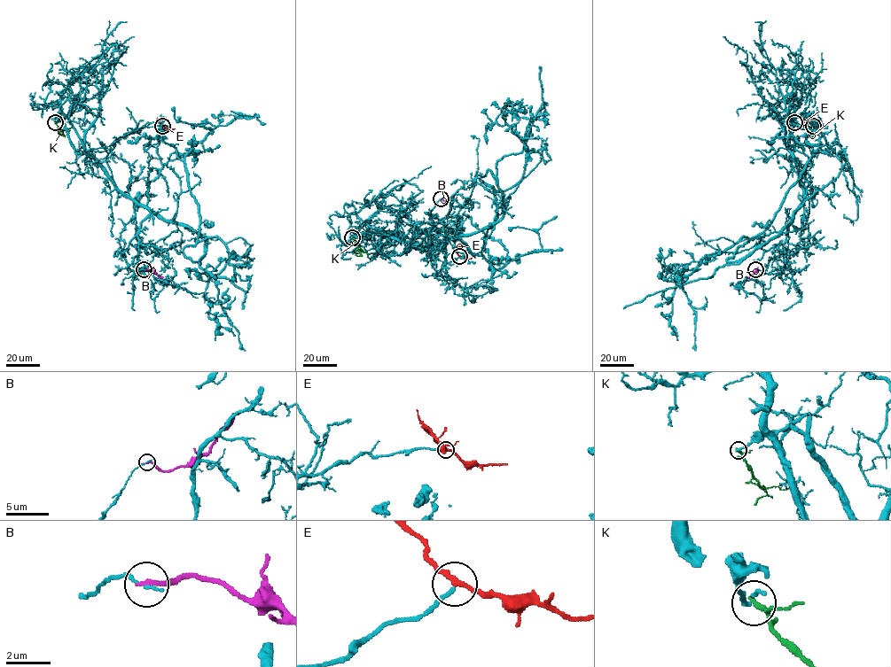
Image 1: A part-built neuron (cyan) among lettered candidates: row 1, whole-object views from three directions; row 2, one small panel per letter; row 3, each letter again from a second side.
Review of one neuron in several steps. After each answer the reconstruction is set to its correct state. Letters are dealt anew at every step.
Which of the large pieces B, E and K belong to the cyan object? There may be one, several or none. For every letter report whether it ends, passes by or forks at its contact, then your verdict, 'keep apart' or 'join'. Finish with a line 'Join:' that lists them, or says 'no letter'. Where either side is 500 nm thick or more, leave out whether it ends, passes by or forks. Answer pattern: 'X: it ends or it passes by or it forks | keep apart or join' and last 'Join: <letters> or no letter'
B: it ends | keep apart
E: it passes by | join
K: it passes by | keep apart
Join: E

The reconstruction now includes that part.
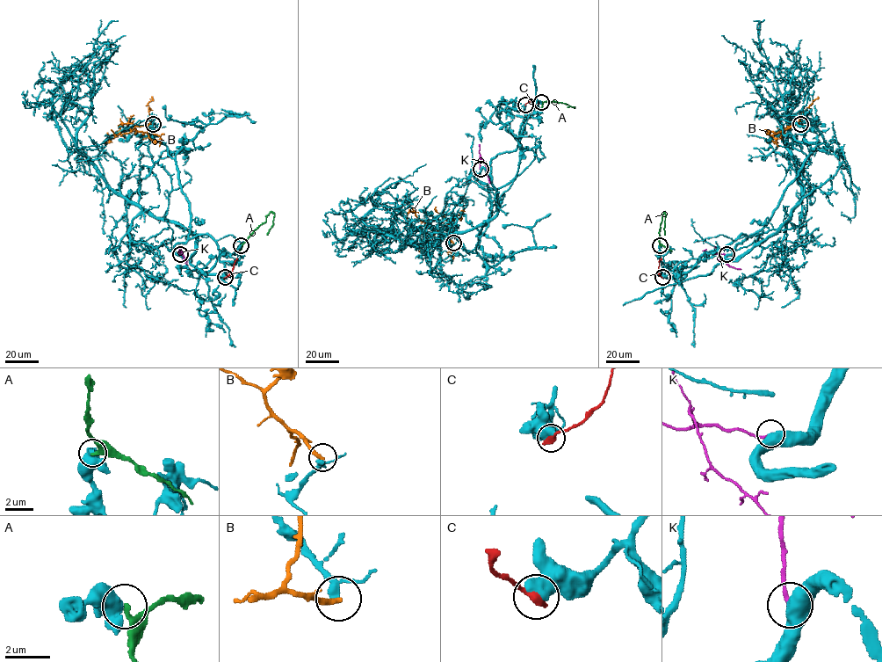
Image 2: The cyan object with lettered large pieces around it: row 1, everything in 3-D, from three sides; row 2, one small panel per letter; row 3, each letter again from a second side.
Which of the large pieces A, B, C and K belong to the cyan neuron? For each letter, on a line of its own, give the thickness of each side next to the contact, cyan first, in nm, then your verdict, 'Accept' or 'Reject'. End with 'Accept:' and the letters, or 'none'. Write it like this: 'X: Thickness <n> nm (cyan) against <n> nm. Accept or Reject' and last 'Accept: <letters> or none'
A: Thickness 650 nm (cyan) against 280 nm. Reject
B: Thickness 280 nm (cyan) against 260 nm. Reject
C: Thickness 800 nm (cyan) against 420 nm. Reject
K: Thickness 700 nm (cyan) against 200 nm. Reject
Accept: none

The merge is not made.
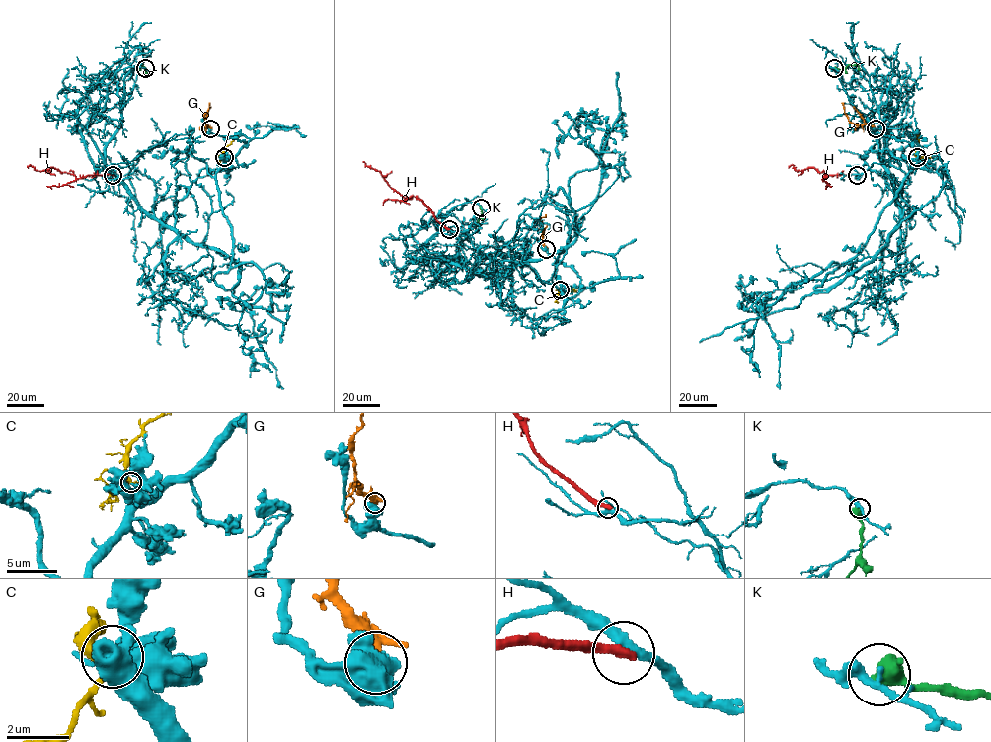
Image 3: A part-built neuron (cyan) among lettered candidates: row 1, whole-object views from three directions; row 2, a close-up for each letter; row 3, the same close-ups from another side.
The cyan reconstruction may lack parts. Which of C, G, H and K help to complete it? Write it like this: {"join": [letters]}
{"join": []}

